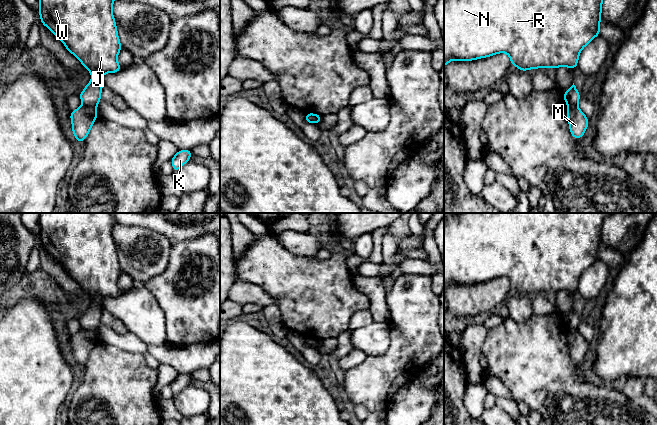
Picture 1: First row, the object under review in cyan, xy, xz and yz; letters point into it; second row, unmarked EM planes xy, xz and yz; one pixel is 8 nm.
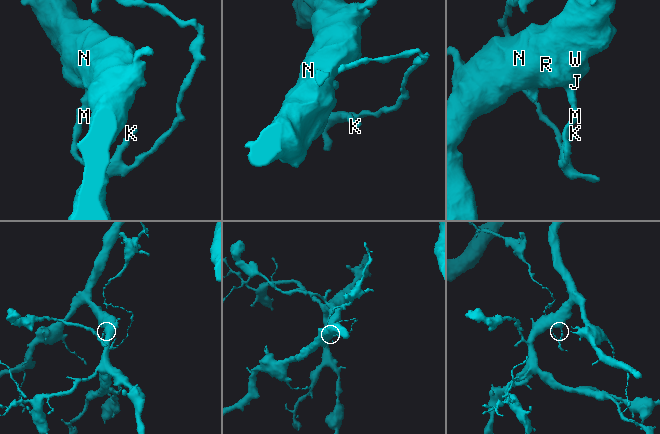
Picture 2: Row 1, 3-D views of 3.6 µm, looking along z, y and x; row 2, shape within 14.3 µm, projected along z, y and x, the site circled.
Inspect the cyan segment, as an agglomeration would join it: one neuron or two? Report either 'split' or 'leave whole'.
split

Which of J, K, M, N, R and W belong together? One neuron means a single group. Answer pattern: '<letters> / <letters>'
J N R W / K M

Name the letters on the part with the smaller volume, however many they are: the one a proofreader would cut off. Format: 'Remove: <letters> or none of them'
Remove: K, M

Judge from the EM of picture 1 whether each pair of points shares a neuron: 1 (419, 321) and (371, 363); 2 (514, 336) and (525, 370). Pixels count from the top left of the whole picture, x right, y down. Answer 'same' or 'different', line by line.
1: same
2: same

